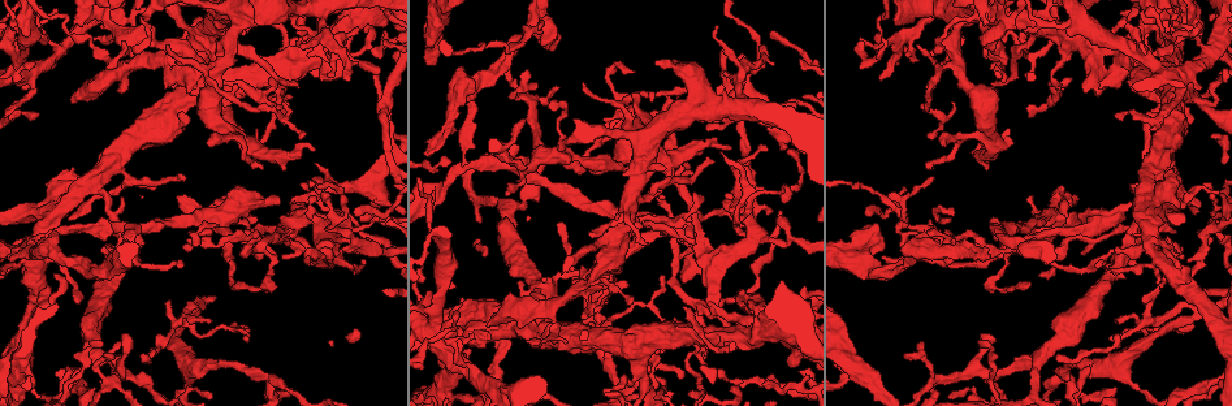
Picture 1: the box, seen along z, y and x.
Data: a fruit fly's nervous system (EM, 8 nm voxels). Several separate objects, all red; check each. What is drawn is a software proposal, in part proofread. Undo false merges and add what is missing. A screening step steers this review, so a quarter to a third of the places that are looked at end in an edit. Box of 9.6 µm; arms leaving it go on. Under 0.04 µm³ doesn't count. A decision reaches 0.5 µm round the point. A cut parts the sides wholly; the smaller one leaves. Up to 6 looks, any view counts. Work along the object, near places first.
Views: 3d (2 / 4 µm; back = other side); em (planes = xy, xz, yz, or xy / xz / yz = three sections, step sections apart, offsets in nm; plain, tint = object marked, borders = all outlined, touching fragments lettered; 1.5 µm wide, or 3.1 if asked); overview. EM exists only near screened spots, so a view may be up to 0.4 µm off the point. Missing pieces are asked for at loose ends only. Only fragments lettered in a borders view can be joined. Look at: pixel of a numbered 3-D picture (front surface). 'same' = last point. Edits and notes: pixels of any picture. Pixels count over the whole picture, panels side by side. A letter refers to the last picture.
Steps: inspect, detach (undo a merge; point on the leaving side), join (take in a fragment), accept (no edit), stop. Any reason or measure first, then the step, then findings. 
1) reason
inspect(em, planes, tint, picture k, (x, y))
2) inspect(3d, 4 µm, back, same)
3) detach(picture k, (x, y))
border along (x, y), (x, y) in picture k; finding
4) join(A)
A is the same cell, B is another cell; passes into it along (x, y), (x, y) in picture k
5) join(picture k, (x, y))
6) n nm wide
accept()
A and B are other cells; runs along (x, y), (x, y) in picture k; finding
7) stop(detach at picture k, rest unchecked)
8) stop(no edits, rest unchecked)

inspect(em, planes, borders, picture 1, (933, 179))

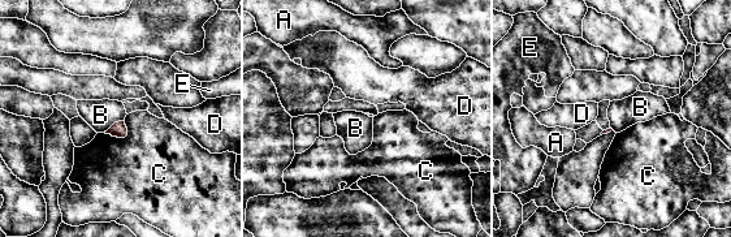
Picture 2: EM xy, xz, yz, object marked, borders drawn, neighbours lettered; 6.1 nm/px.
accept()
A, B, C, D and E are other cells; border along (128, 128), (124, 137), (104, 132) in picture 2; no lettered fragment goes on from it

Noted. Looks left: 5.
branch stops here
inspect(3d, 2 µm, picture 1, (697, 198))

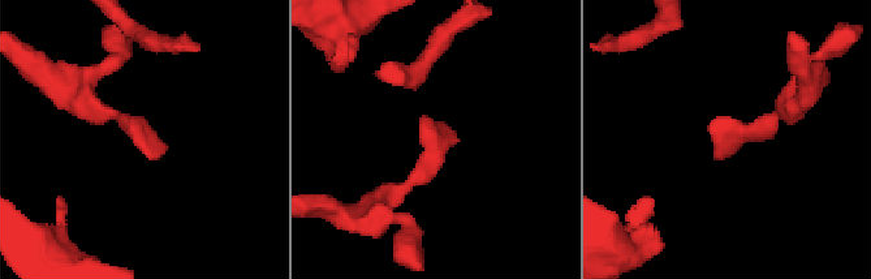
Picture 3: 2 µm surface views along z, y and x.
inspect(em, xy, step 8, borders, picture 3, (717, 156))

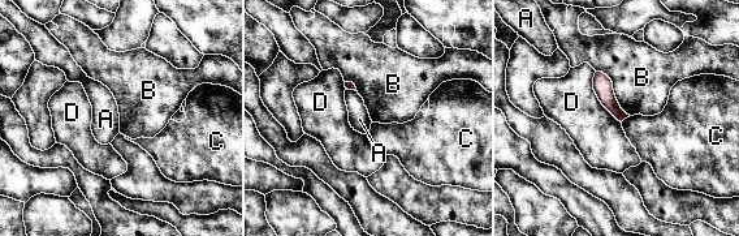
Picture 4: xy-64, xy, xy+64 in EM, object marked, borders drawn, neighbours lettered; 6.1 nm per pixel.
accept()
A, B, C and D are other cells; border along (595, 72), (597, 99), (621, 123) in picture 4; no lettered fragment goes on from it

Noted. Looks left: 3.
free end
inspect(em, planes, borders, picture 1, (186, 250))

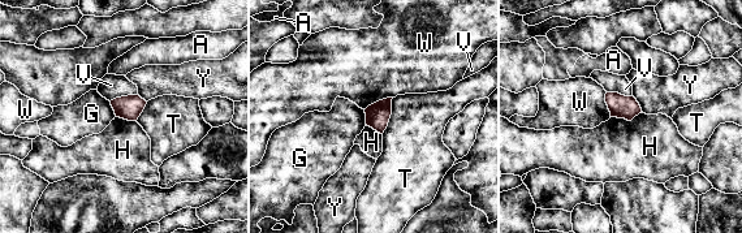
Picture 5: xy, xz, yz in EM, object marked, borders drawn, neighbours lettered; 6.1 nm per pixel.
accept()
A, G, H, T, V, W and Y are other cells; none of them fits

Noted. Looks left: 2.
stop(no edits, rest unchecked)

